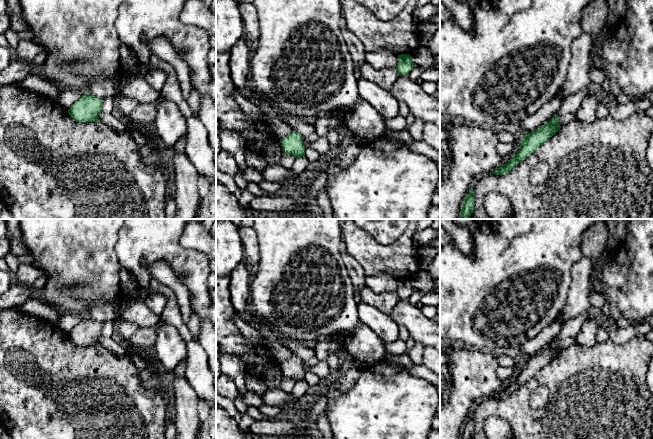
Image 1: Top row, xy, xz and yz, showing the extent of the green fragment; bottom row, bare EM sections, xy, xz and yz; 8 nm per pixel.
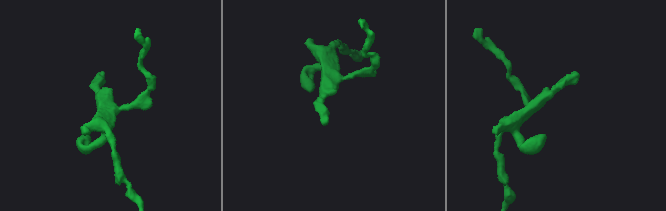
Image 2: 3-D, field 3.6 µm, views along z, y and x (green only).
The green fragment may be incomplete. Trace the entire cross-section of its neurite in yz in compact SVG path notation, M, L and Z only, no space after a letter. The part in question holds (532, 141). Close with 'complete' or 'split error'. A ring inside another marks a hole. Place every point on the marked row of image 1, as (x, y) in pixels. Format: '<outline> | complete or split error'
M555 113L548 123L526 134L521 139L518 152L506 164L495 169L491 173L494 175L505 175L511 172L521 161L525 160L548 141L560 128L559 117Z | complete

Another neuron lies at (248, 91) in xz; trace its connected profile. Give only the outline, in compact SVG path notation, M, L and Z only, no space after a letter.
M250 76L246 81L245 86L239 91L243 97L253 102L261 110L261 112L265 114L267 117L270 118L282 117L279 111L277 111L274 107L270 106L265 100L263 100L257 95L253 87Z

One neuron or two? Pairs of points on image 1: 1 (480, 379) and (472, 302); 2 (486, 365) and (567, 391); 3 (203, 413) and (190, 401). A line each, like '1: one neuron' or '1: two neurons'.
1: two neurons
2: two neurons
3: two neurons

